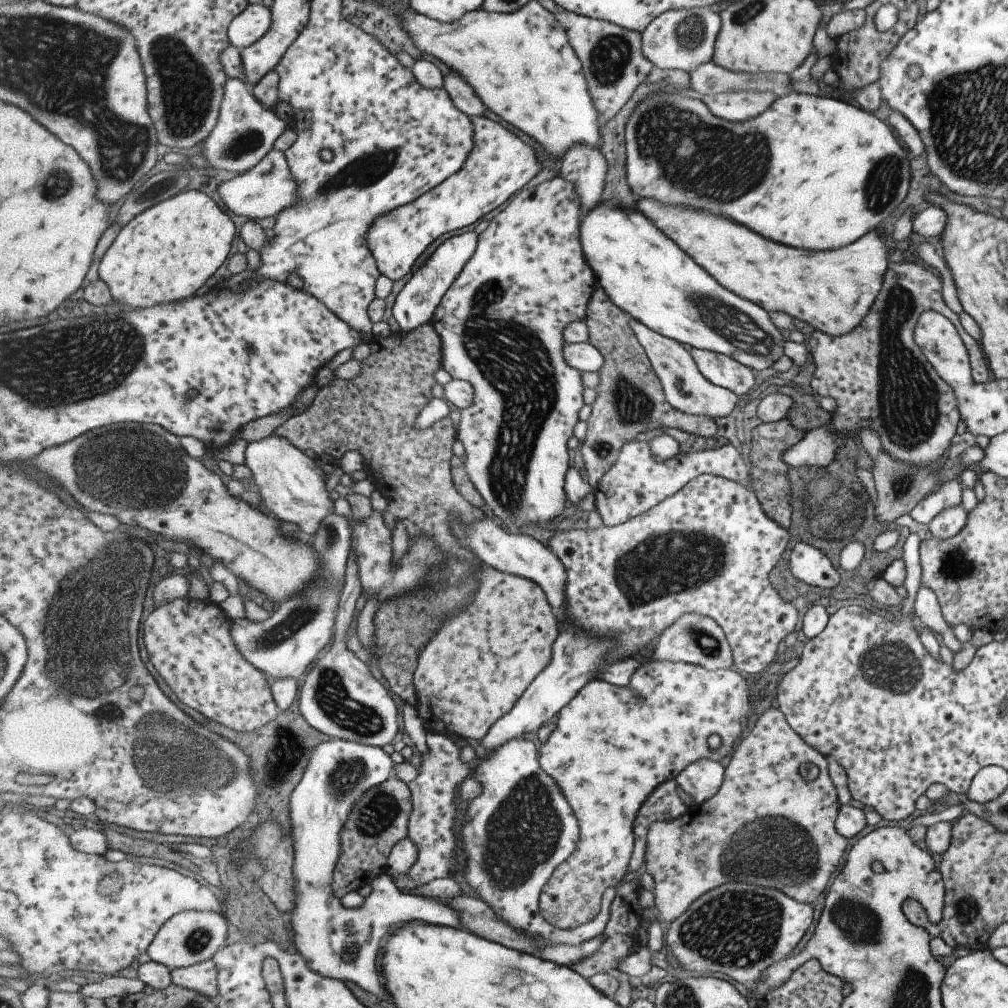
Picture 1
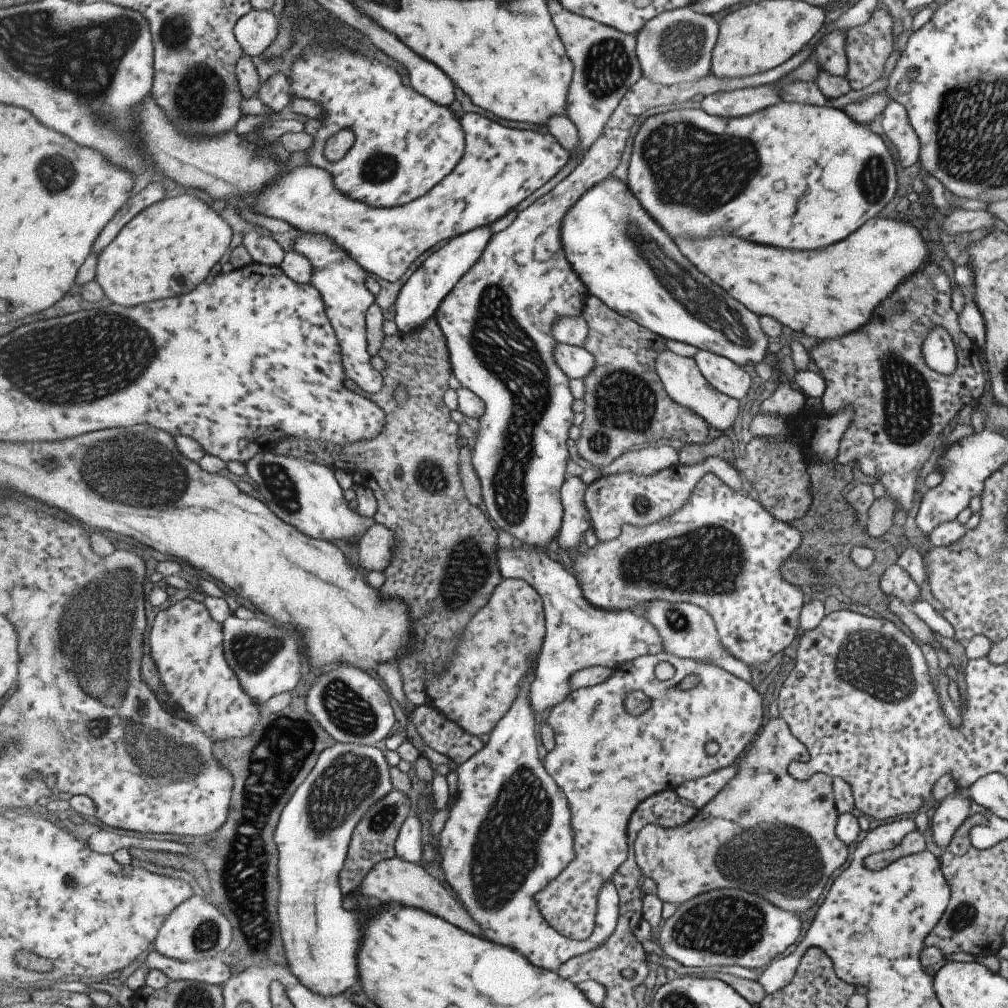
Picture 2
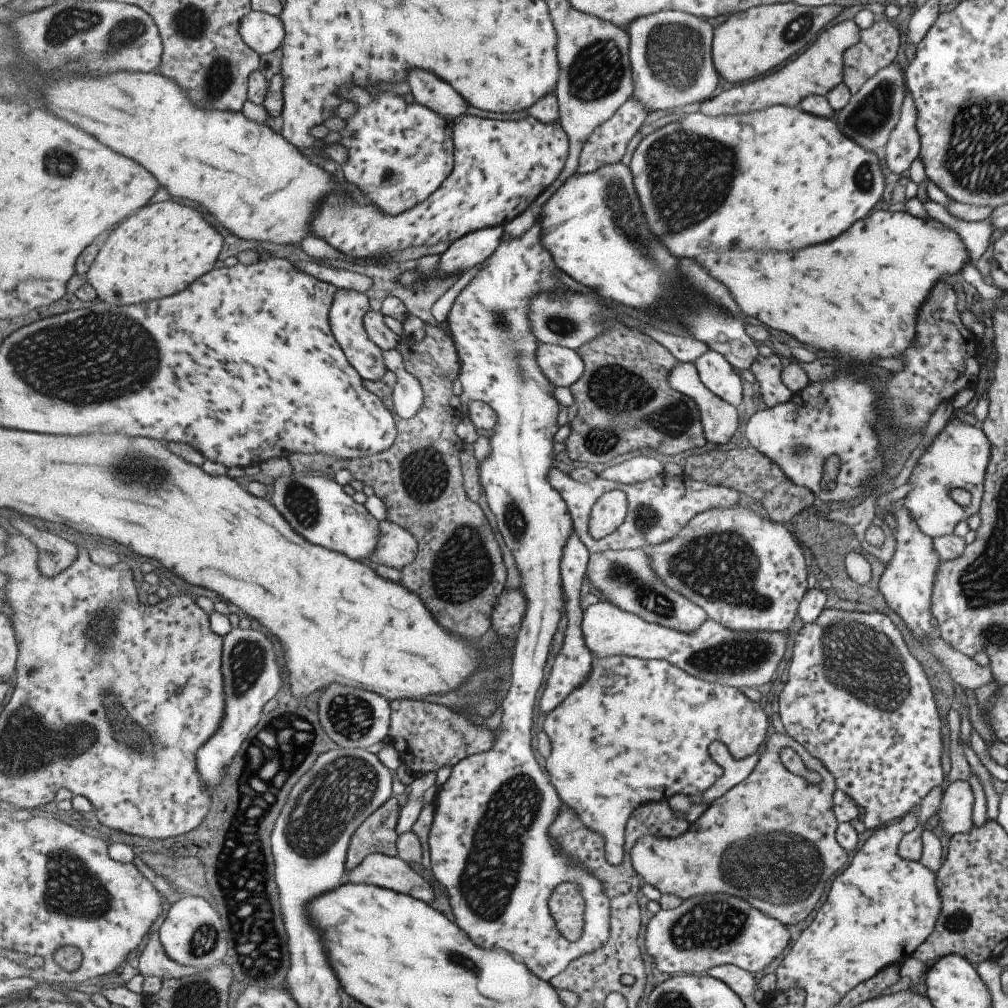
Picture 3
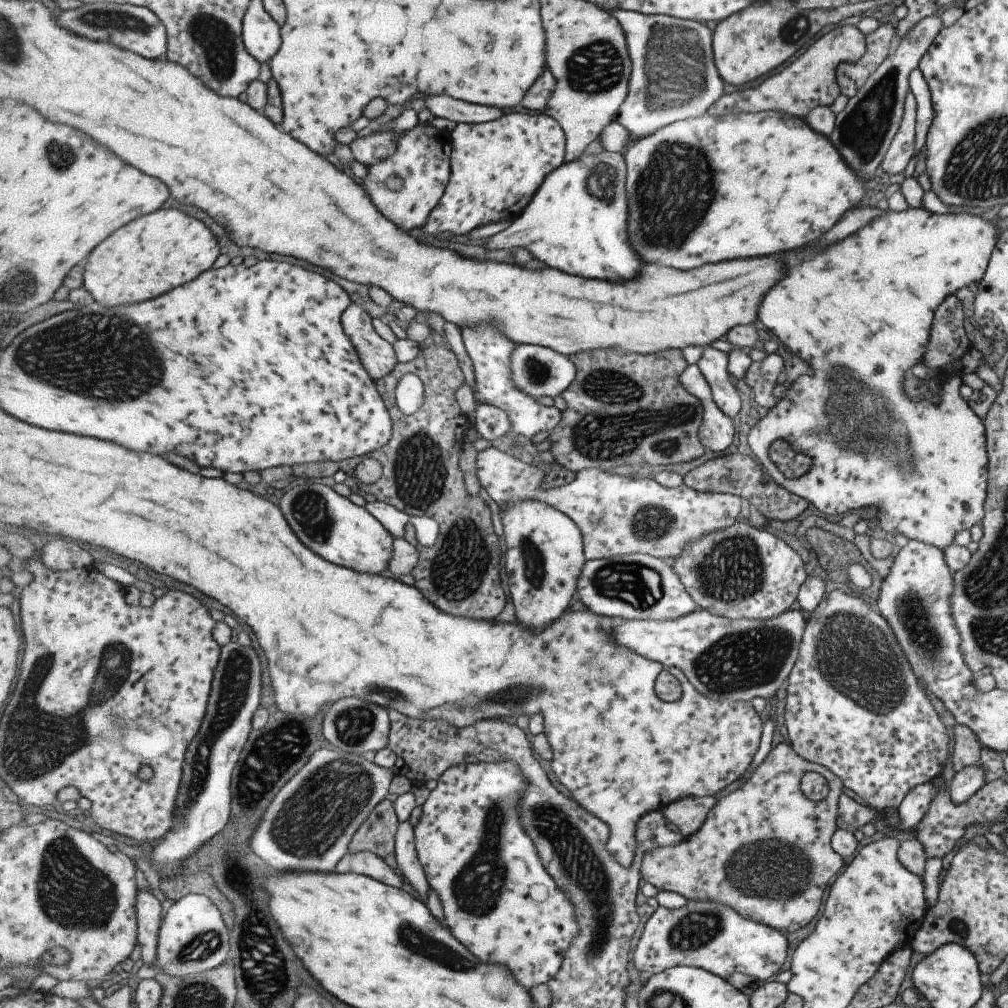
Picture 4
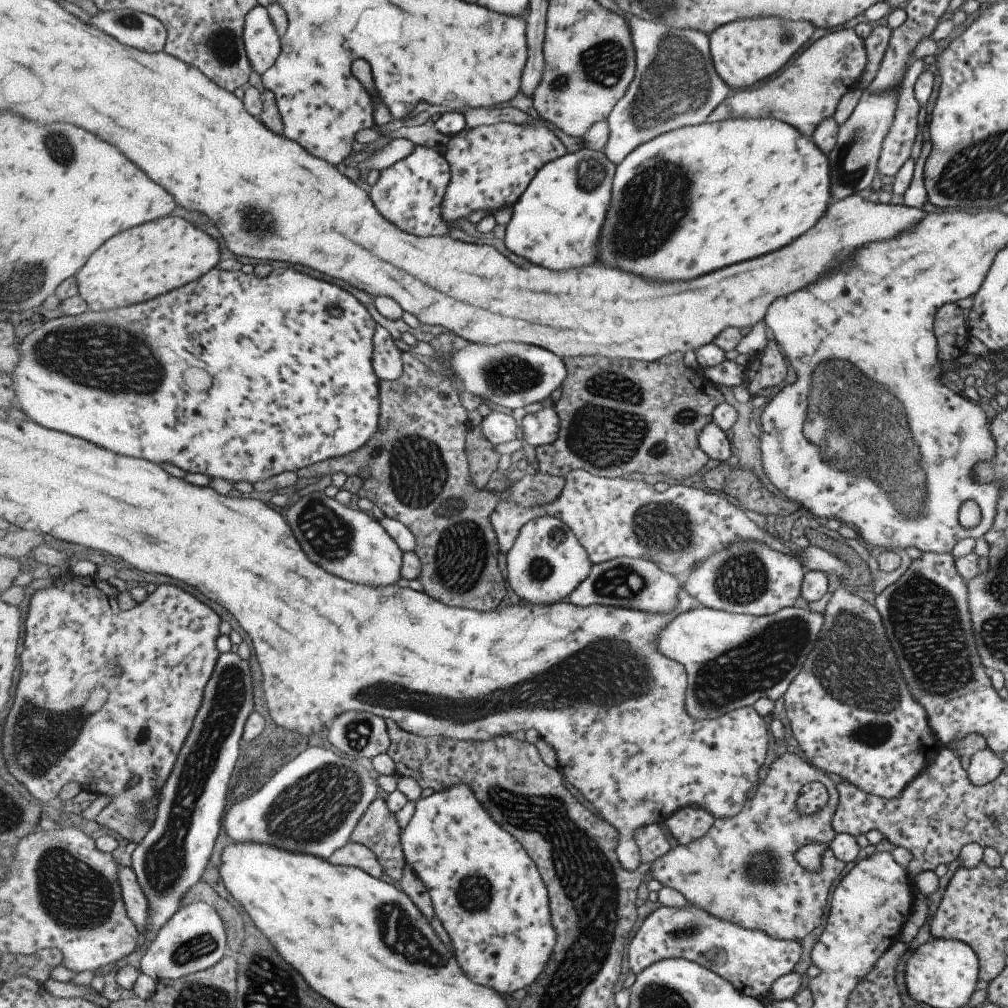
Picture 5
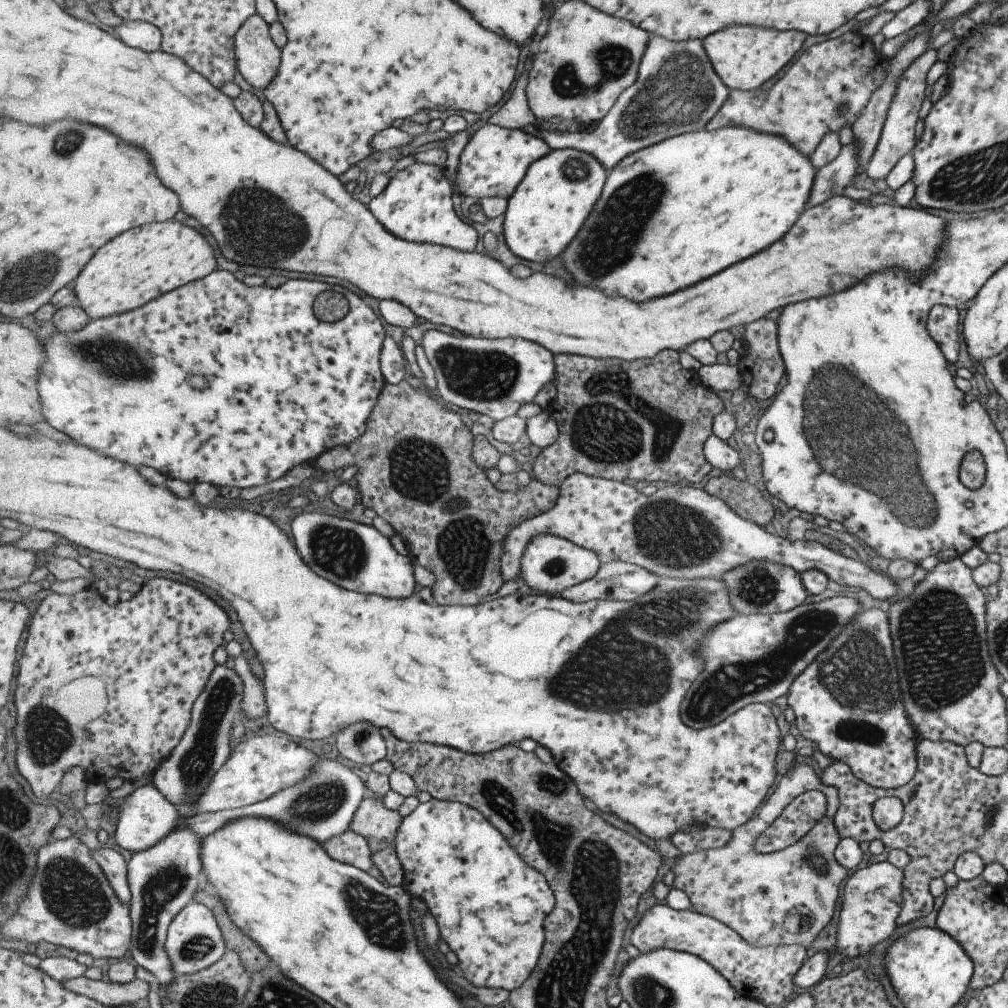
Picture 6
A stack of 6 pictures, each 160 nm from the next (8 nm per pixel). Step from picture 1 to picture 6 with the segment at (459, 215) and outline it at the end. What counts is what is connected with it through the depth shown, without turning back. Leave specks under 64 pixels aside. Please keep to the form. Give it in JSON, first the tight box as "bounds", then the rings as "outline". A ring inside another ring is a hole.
{"bounds":[457,122,553,202],"outline":[[[488,122],[468,142],[460,158],[457,183],[460,196],[472,196],[479,202],[485,197],[511,198],[529,167],[553,150],[539,135],[525,129],[508,129]]]}

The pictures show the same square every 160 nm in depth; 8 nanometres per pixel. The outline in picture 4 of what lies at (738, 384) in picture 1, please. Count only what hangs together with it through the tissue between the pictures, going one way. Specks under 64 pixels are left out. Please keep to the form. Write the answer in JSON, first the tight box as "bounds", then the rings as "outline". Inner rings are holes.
{"bounds":[698,345,741,418],"outline":[[[709,345],[699,359],[698,365],[712,386],[717,406],[731,418],[737,418],[741,412],[741,392],[731,382],[729,363],[730,354]]]}

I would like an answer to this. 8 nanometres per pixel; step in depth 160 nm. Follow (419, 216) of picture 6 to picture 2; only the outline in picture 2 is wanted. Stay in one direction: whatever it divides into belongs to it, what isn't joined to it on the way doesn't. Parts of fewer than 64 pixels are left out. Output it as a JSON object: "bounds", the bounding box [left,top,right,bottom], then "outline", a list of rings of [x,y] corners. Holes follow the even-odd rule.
{"bounds":[290,44,466,208],"outline":[[[316,44],[305,48],[290,70],[294,96],[296,94],[298,98],[318,102],[327,110],[325,115],[318,118],[321,128],[314,135],[314,145],[307,151],[308,164],[328,170],[337,188],[355,200],[385,208],[407,205],[439,185],[464,157],[466,136],[460,117],[451,108],[433,102],[411,85],[401,84],[403,78],[393,68],[343,48],[327,47],[325,50]],[[343,128],[350,128],[354,132],[355,142],[342,159],[331,162],[325,156],[325,144]]]}

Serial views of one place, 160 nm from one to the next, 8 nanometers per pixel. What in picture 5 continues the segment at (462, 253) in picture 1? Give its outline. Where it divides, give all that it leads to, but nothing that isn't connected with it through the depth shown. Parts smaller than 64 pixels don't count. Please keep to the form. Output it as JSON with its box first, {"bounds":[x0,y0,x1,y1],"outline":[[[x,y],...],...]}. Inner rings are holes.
{"bounds":[505,147,617,271],"outline":[[[586,147],[548,162],[514,206],[505,232],[506,248],[531,264],[554,271],[593,264],[597,260],[597,242],[612,204],[617,167],[605,153]]]}

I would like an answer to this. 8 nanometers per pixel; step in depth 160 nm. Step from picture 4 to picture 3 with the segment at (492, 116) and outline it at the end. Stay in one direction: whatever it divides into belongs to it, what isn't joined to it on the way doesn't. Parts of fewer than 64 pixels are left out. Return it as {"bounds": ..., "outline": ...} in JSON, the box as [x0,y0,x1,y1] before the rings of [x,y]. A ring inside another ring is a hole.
{"bounds":[407,70,469,122],"outline":[[[410,70],[407,82],[417,103],[449,121],[456,122],[469,110],[469,103],[465,102],[465,97],[431,72]]]}

